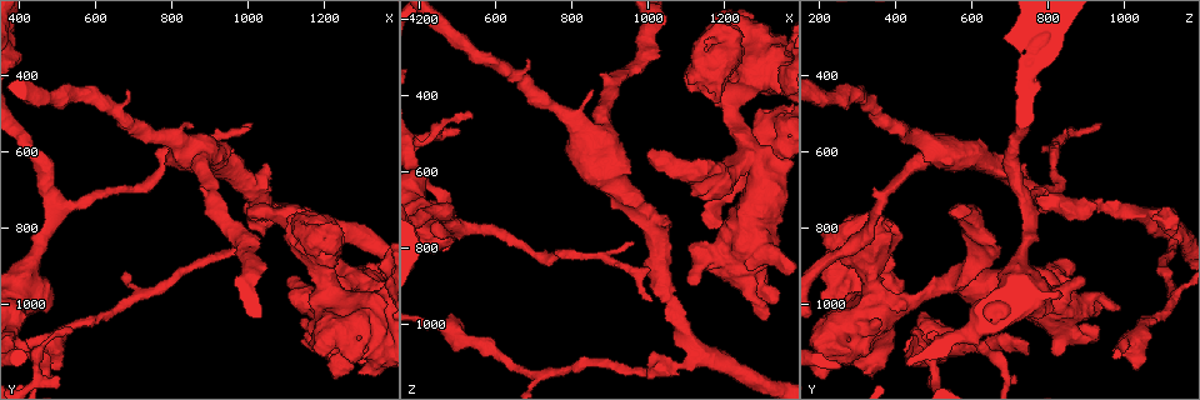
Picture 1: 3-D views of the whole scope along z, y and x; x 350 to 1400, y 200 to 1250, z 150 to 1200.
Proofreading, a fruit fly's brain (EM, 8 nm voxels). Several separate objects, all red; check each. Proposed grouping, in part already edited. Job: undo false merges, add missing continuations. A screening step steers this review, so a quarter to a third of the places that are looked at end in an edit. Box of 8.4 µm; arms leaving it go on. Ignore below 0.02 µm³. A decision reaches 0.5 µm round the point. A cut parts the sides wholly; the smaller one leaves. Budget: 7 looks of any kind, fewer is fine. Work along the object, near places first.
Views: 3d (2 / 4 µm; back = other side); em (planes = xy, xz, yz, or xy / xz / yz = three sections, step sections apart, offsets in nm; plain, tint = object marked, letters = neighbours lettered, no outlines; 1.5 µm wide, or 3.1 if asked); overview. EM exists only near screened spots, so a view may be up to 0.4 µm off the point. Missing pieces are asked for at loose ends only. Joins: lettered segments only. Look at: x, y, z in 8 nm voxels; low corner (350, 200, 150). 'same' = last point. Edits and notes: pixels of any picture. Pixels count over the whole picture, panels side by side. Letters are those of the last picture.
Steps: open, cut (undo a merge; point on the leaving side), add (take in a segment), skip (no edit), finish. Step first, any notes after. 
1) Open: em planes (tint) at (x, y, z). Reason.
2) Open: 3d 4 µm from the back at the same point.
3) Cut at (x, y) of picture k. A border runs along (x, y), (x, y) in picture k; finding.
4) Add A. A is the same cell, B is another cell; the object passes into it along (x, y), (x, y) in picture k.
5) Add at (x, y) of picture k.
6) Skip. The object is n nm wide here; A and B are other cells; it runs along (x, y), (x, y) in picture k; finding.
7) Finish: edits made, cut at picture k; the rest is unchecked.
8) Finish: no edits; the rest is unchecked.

Open: 3d 2 µm at (445, 1155, 495). Sharp bend.

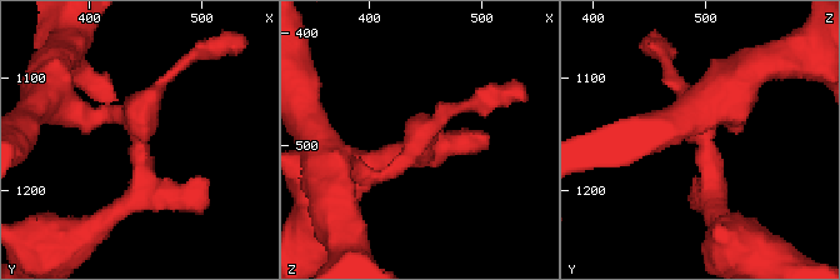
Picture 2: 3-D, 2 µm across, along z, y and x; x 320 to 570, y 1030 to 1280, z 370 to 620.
Open: em planes (tint) at (442, 1148, 502).

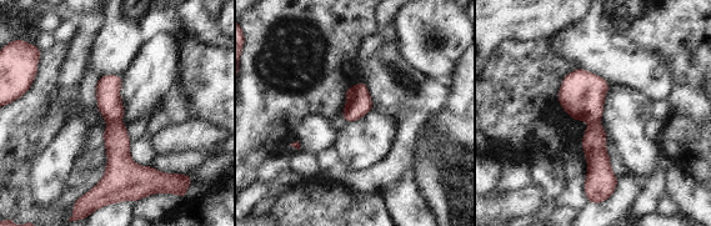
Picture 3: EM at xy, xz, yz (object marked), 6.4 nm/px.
Open: em planes (letters) at the same point.

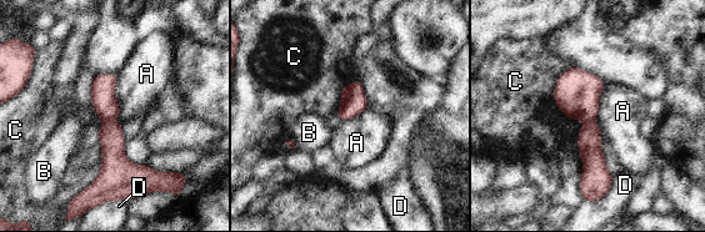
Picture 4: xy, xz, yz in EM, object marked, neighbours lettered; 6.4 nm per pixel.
Cut at (111, 140) of picture 4. A, B, C and D are other cells; a border runs along (109, 119), (103, 122) in picture 4; two neurons meet here.

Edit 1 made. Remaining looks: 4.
Open: overview.

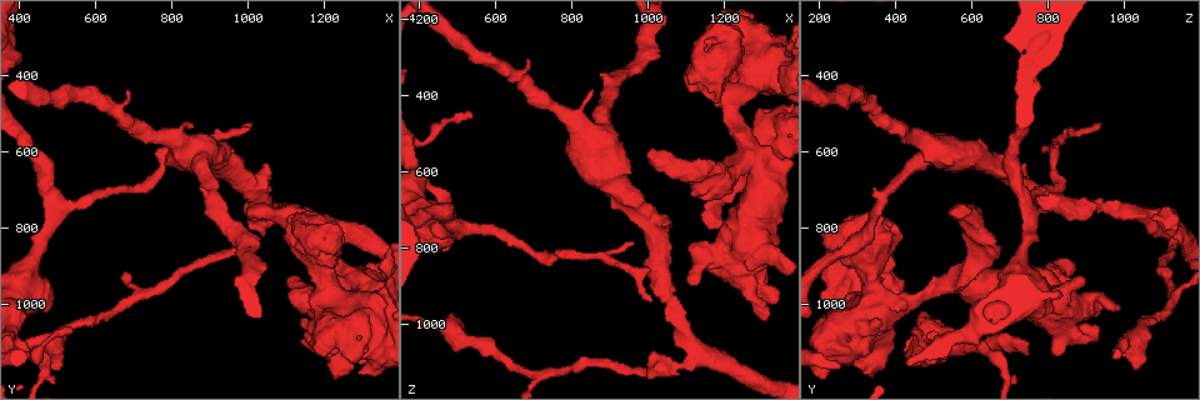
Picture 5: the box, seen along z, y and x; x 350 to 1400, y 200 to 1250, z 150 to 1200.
Open: 3d 2 µm at (1005, 760, 550). Free end.

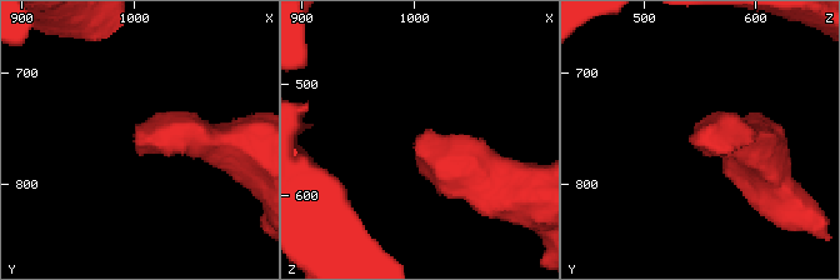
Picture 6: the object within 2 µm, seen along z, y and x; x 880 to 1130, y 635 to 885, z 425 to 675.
Open: em xz step 4 (letters) at (1006, 768, 550). Need the tissue.

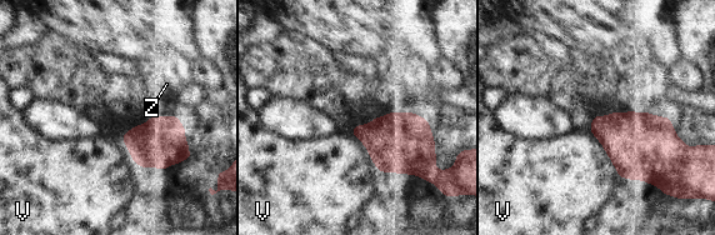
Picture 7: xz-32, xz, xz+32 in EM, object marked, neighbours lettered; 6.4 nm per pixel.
Open: em planes (letters) at the same point.

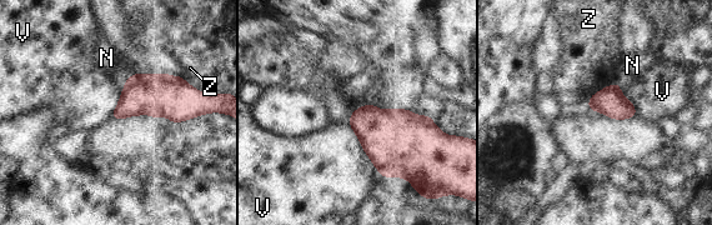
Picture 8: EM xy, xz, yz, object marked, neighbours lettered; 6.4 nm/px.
Skip. The longest contact is with V, 420 nm; N, V and Z are other cells; none of them fits.

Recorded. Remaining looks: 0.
Finish: edits made, cut at picture 4; the rest is unchecked.

